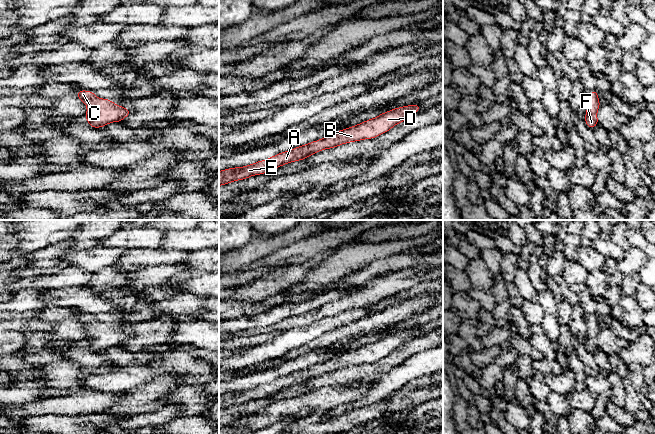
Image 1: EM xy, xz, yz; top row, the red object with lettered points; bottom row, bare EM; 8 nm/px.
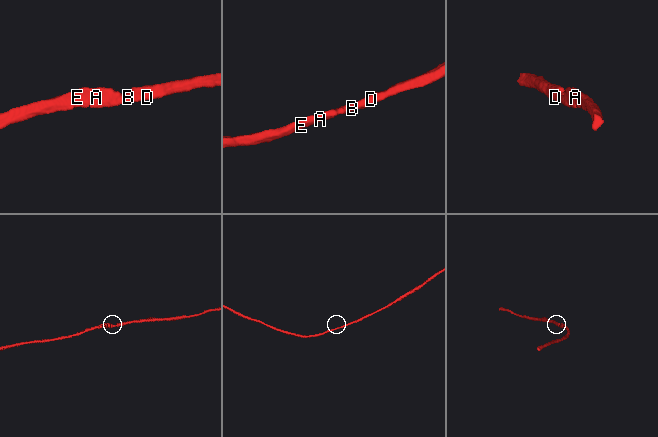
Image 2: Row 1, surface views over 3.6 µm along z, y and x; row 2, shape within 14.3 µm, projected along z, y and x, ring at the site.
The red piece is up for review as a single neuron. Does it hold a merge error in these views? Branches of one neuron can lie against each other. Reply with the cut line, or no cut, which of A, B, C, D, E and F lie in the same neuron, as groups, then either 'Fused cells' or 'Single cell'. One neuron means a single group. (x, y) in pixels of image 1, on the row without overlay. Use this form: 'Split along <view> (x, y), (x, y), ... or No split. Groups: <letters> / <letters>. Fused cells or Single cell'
No split. Groups: A B C D E F. Single cell

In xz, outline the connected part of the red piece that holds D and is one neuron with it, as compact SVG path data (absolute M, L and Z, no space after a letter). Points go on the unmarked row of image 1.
M420 328L395 332L380 338L374 343L369 343L350 352L336 355L318 365L298 370L290 375L274 379L271 382L244 391L219 395L219 410L233 405L243 404L254 399L264 398L290 386L304 384L320 374L331 373L345 367L361 365L363 363L375 362L391 354L394 349L416 338L419 333Z

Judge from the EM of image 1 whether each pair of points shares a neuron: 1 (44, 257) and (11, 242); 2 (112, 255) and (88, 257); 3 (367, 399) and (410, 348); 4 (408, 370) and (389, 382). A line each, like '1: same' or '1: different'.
1: different
2: same
3: different
4: same

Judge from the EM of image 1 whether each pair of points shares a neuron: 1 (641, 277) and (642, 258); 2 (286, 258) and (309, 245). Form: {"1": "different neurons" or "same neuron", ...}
{"1": "different neurons", "2": "same neuron"}

